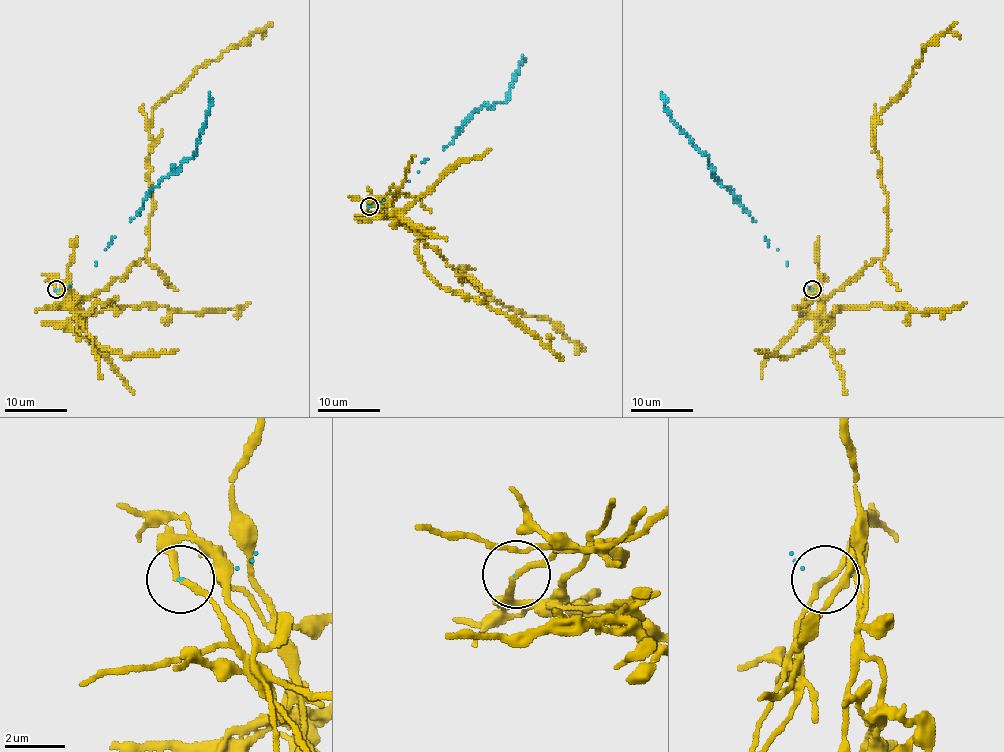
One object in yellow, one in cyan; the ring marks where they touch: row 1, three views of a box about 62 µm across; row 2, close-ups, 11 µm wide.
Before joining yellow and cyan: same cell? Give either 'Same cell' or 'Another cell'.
Another cell

